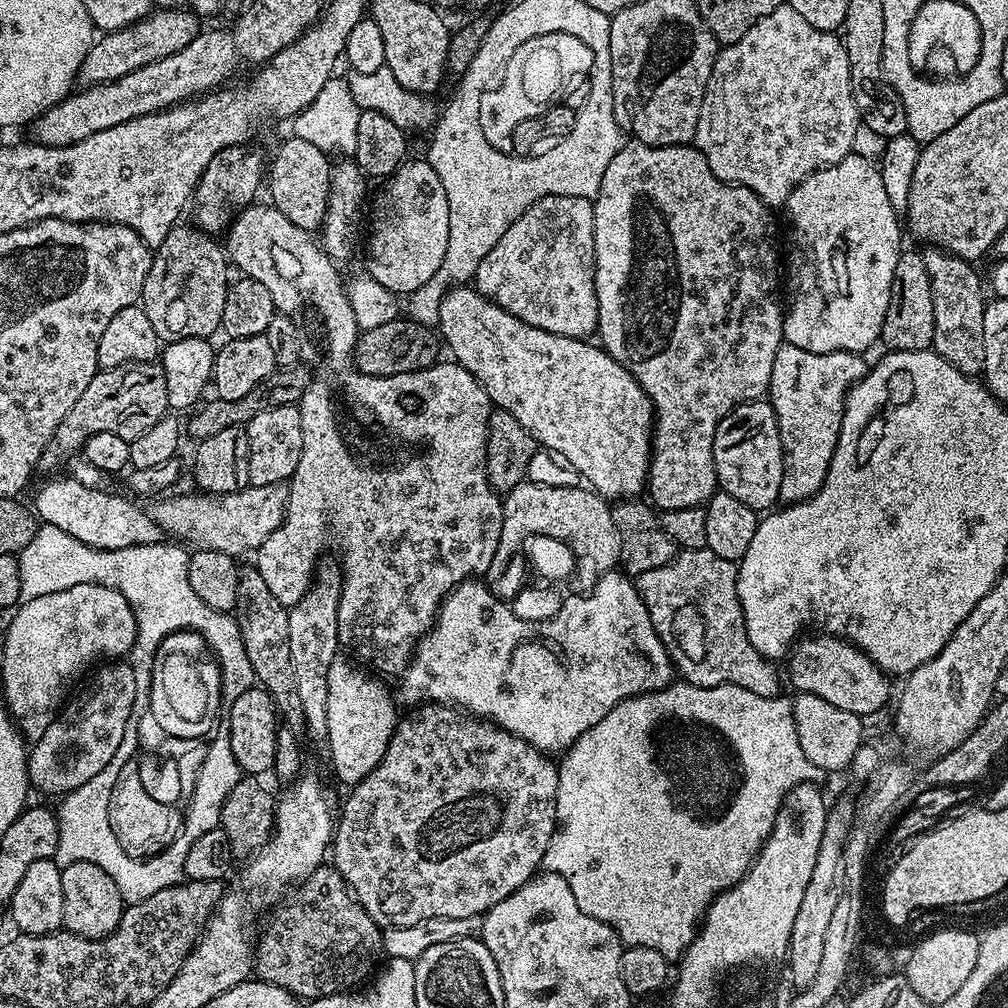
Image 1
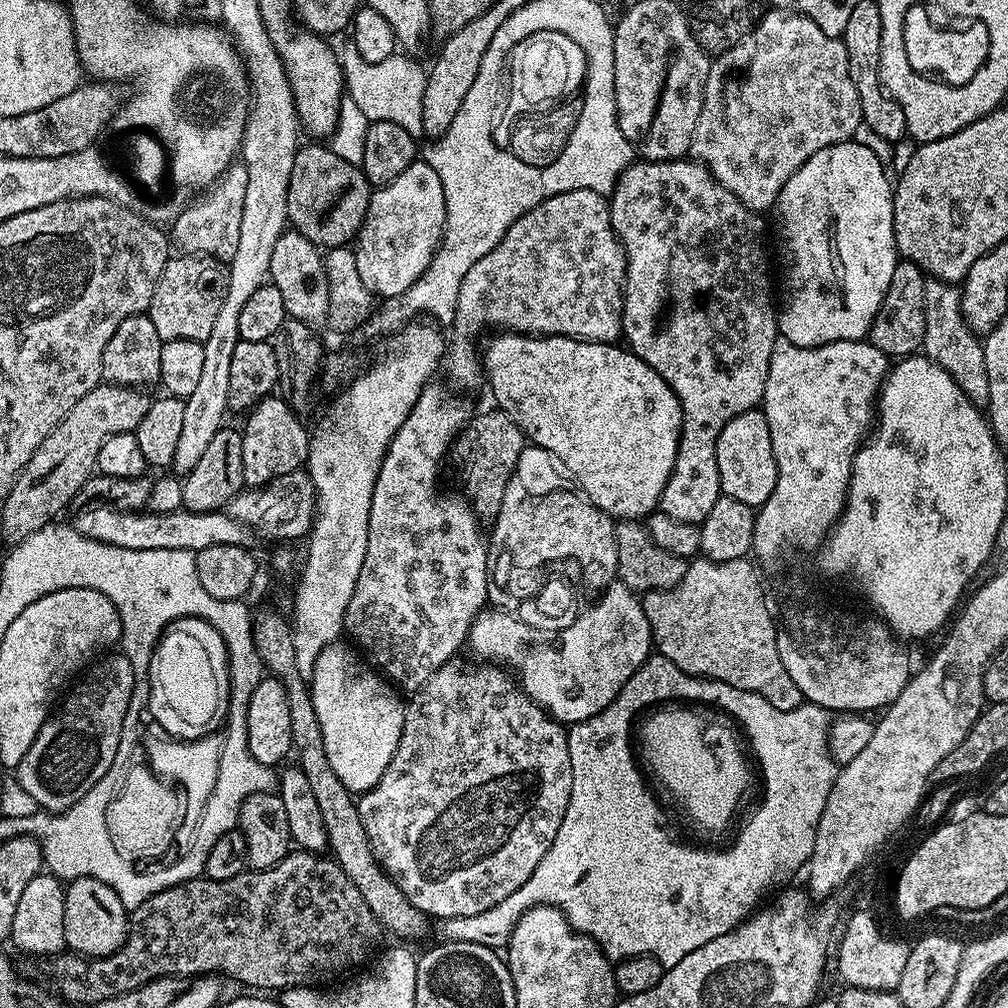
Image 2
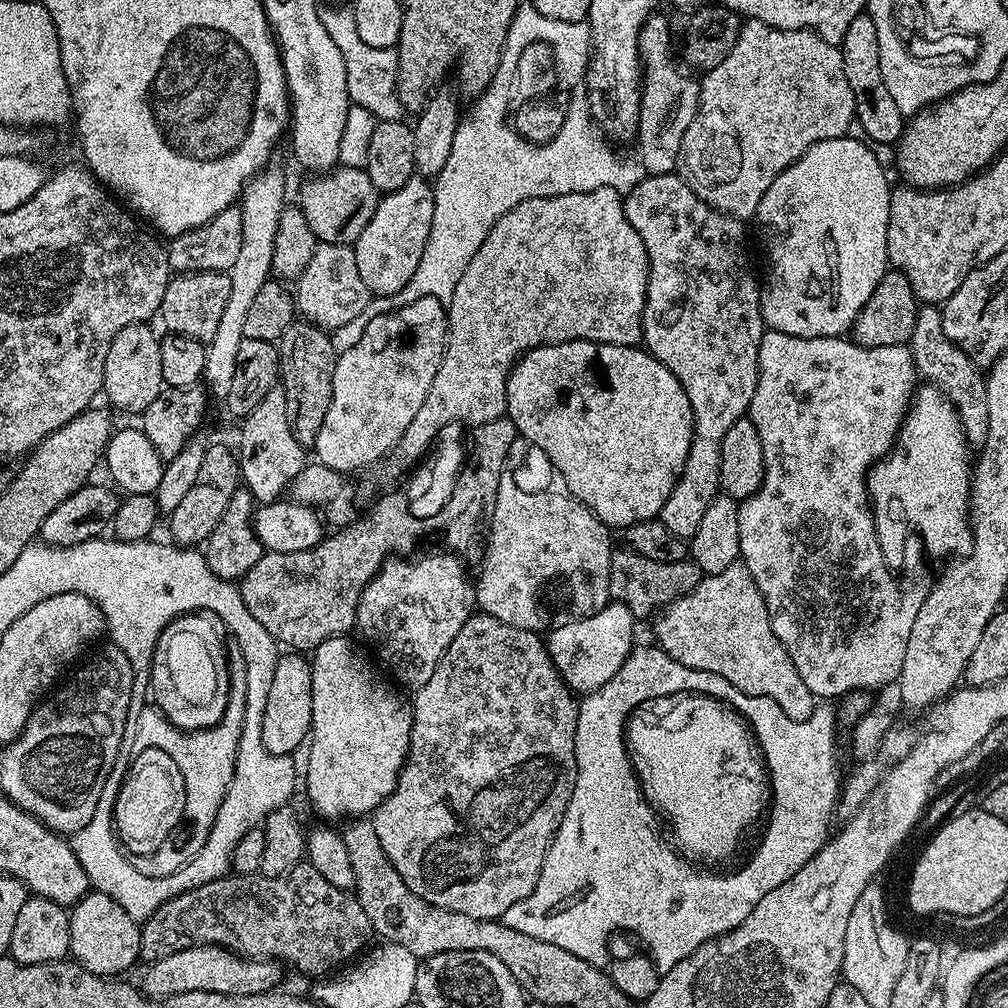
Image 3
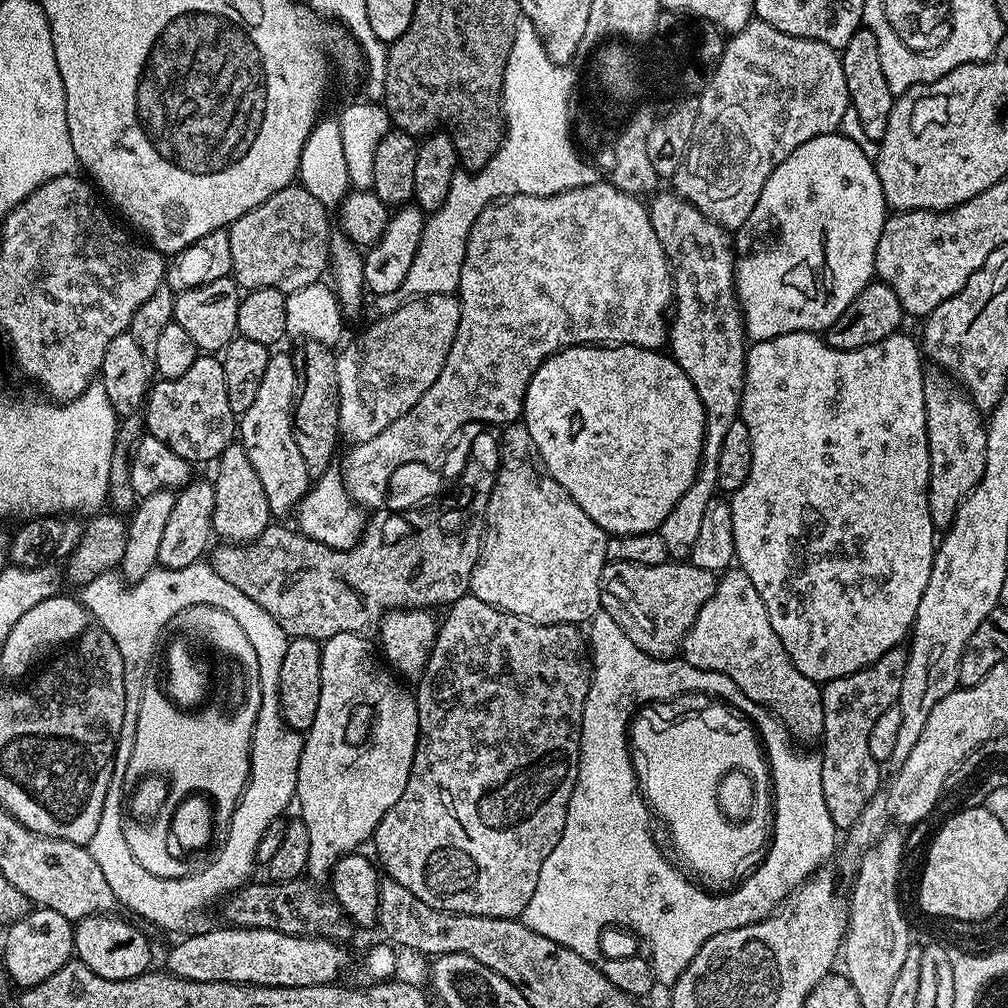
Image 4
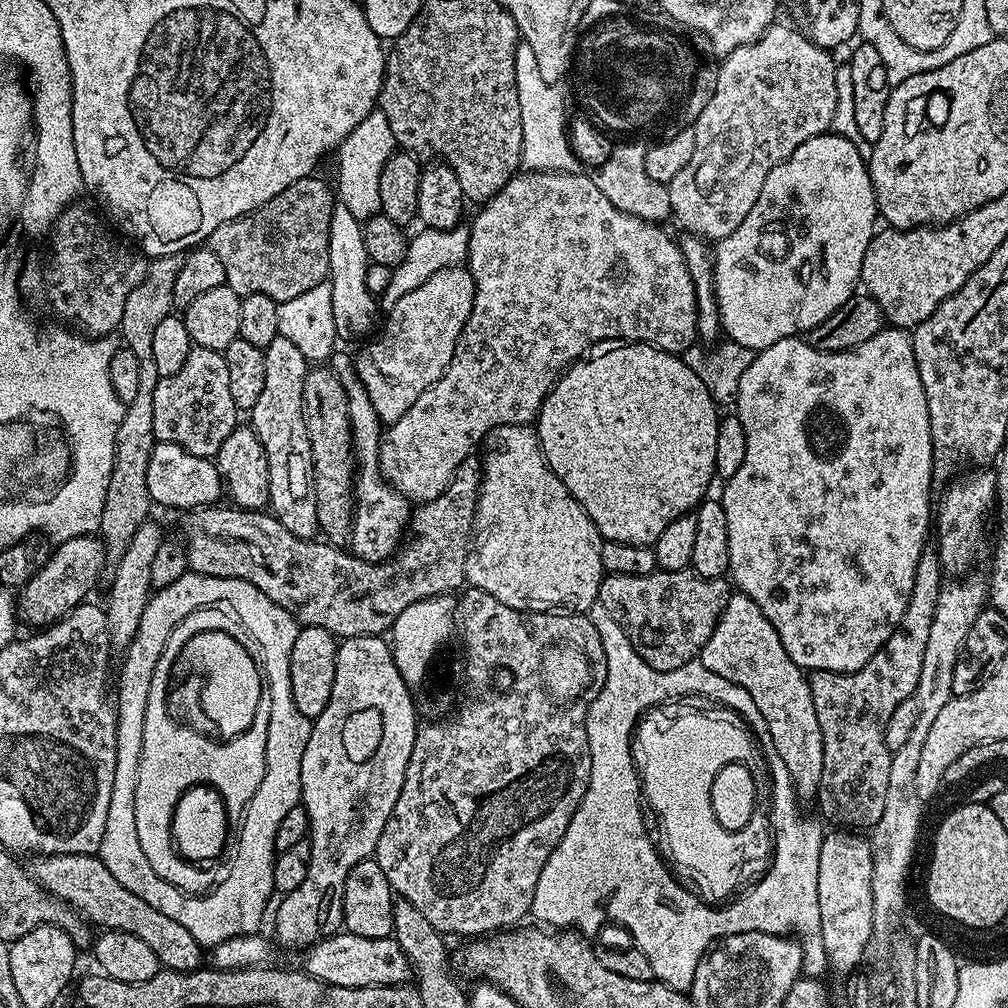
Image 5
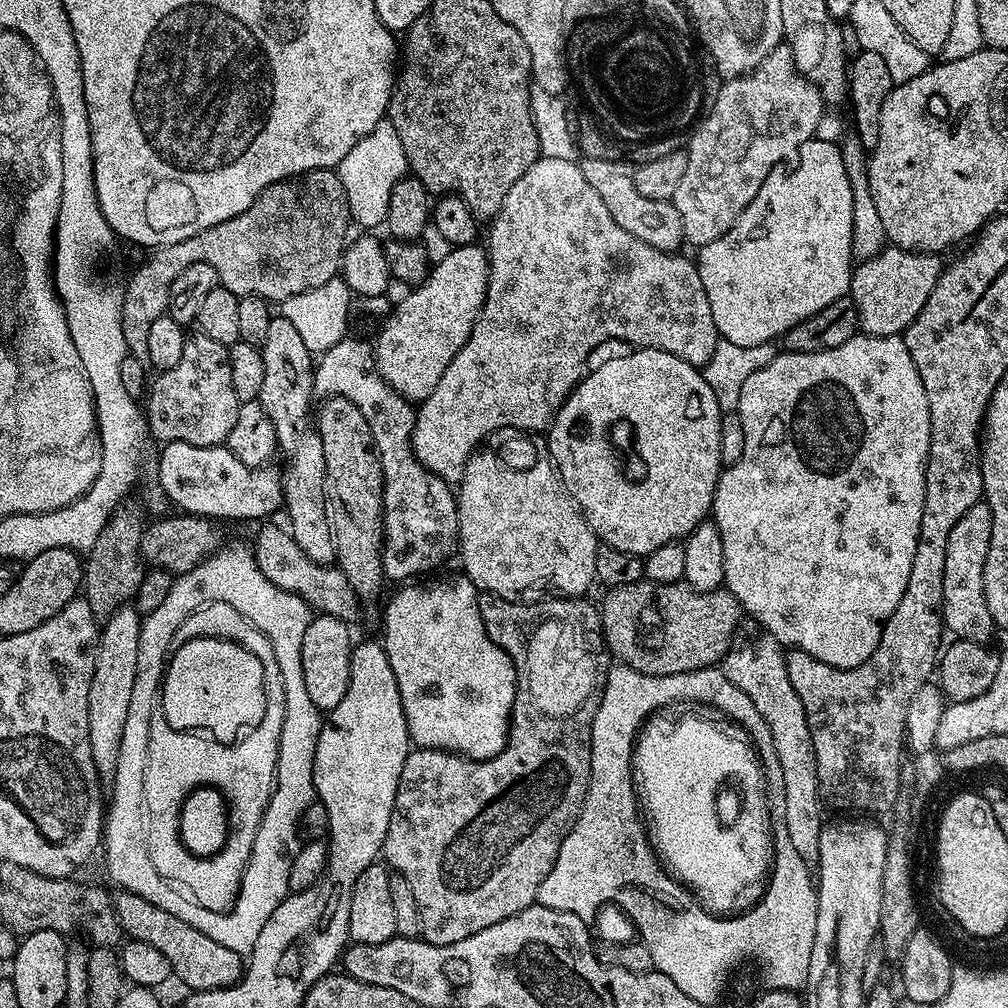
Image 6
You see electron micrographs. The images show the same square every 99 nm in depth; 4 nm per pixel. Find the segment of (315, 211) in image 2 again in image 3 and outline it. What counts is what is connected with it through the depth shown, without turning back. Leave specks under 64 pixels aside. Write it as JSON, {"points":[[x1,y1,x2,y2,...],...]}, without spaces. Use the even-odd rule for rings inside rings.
{"points":[[337,166,329,171,312,174,300,188,298,207,306,214,310,230,314,230,317,241,355,245,358,234,366,230,366,222,374,218,374,210,380,204,382,193,370,182,363,168]]}

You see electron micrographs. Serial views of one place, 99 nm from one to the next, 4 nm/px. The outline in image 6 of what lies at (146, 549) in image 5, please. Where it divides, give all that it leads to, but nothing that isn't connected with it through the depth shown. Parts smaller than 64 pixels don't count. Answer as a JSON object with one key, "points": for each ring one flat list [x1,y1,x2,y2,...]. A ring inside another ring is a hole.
{"points":[[125,606,103,621,96,641,94,678,90,678,90,704,88,706,88,733,90,734,90,758,101,781,110,782,118,766,118,746,122,746,122,729,126,726,126,710,130,706,130,694,134,691,134,674,138,670,138,642,140,641,141,613,135,607]]}

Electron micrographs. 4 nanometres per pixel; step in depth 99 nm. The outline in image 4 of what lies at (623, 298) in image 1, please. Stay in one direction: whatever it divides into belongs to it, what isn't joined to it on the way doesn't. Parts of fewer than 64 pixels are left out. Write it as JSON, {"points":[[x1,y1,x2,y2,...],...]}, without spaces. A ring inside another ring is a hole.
{"points":[[657,191,651,200,652,204,647,205,650,226,654,226,654,234,658,234,658,242,662,244,672,271,674,299,668,326,670,355,682,370,686,370,686,378,694,382,694,390,698,390,698,398,702,398,704,411,700,469,690,482,690,490,678,498,678,506,666,514,666,522,662,522,658,529,662,542,666,542,669,557,684,562,694,550,706,506,710,506,718,494,716,471,722,438,740,414,746,333,744,315,736,300,736,250,729,229,706,218,706,214,699,212,689,200,676,195,675,191]]}

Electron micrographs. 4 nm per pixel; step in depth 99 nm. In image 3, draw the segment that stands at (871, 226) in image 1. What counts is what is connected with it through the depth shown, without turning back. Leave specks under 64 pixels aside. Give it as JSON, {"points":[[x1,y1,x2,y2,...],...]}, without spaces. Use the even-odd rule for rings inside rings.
{"points":[[847,135,839,136,838,138,830,138,829,140,823,140,818,142,814,146,810,146,801,154,798,159,795,160,790,167,786,170,782,170,782,174,778,174,778,178,774,178,774,182,770,182,770,190,766,190,766,194,762,194,762,202,758,206,755,219,760,220,760,224,764,227,764,232,768,235,768,284,766,280,766,287,762,292,762,299,760,302,760,309,764,315,764,323,771,331,781,332,782,334,790,334,791,336,797,336,798,338,818,338,819,336,835,336,837,338,843,337,845,333,851,329,853,322,858,318,858,314,862,310,862,306,866,306,866,302,870,302,870,294,874,294,874,290,882,282,884,273,889,271,890,265,888,262,888,247,886,246,886,230,888,229,888,211,890,210,890,198,888,197,890,191,890,183,888,184,889,173,885,171,882,166,878,164,878,160,872,153,869,145,862,140,852,140]]}

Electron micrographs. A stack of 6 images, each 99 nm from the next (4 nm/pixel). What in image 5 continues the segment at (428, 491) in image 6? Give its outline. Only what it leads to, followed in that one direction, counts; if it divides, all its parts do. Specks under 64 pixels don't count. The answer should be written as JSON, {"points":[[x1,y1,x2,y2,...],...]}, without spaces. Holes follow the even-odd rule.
{"points":[[341,350,337,351,331,357,330,367,332,373,340,379,346,390,355,447,357,449,364,448,364,469,361,472,359,469,358,472,358,515,355,517,354,527,350,533,350,548,360,559,377,564,395,556,397,548,405,539,406,529,410,524,410,507,408,508,410,500,399,488,389,483,381,473,382,422,378,418,362,382,356,377,356,366,353,357,351,355,347,356]]}

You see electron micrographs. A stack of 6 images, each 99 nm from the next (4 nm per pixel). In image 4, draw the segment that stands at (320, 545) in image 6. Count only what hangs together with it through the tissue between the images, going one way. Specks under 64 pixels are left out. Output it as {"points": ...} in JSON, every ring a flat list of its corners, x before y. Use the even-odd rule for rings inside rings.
{"points":[[273,351,258,385,254,406,250,406,250,410,246,410,238,420,238,442,246,450,246,458,250,458,254,474,258,474,262,481,266,502,270,502,270,510,276,518,291,517,299,509,301,498,310,492,310,477,302,462,302,453,298,451,296,430,292,426,292,410,296,407,301,379,294,370,291,355,287,351]]}

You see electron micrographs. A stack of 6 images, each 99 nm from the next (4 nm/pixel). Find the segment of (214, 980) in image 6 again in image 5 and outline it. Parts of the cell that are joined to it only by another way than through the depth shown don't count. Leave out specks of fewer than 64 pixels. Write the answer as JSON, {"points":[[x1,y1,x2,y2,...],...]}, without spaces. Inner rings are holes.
{"points":[[58,854,57,856,31,857,30,871,42,887,58,899,65,900,69,906,75,908,89,925,100,930,125,932,134,934,134,938,142,938,154,954,158,954,161,965,169,972,192,972,201,967,200,952,202,945,182,926,169,918,167,914,158,914,154,906,149,906,138,894,126,890,110,870,100,861,99,855,93,854]]}

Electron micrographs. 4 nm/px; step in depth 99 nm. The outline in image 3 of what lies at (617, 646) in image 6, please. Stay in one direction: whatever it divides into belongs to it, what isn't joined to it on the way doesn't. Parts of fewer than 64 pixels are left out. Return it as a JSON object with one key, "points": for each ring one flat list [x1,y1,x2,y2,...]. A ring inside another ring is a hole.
{"points":[[621,547,612,554,608,595,615,603,625,604,633,617,652,618,669,604,694,590,701,578,700,567,692,563,691,559,682,562,654,562,651,558,644,558,642,554]]}

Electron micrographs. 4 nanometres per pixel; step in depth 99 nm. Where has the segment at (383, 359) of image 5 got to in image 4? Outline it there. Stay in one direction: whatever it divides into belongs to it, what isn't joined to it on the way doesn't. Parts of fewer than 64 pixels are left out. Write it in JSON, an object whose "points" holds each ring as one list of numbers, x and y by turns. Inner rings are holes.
{"points":[[432,293,429,296,417,296,400,309,388,315,381,315,365,330,356,336,348,345,339,349,336,358,338,370,338,398,340,399,340,435,353,445,374,438,374,434,382,434,390,422,398,422,406,410,410,410,434,386,434,378,442,370,446,362,446,354,450,354,450,346,454,342,454,334,460,321,460,301,455,295]]}

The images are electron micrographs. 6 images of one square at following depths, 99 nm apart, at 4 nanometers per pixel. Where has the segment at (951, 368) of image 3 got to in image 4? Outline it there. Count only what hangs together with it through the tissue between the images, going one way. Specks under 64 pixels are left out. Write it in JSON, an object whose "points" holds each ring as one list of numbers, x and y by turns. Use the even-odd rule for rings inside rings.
{"points":[[932,366,924,374,924,401,930,450,928,505,932,525,946,530,954,522,956,511,986,470,986,416,967,391,947,372]]}

